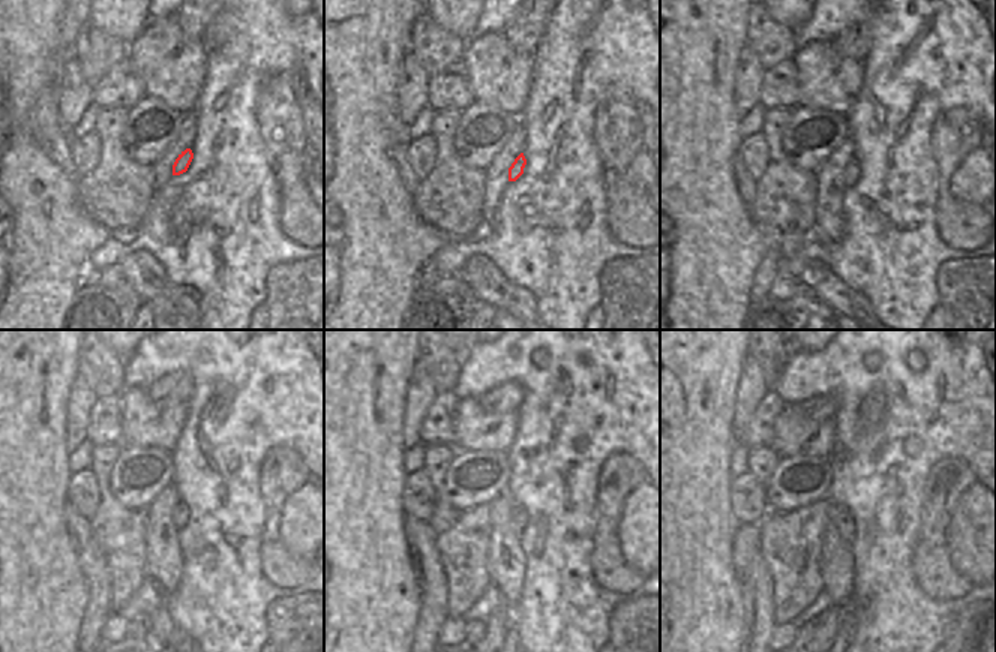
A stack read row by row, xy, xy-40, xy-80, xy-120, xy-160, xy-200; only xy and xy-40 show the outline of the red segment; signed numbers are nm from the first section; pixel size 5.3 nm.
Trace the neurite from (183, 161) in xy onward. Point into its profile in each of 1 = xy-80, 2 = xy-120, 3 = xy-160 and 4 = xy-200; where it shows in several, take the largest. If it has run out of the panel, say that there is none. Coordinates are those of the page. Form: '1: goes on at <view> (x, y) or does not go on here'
1: goes on at xy-80 (852, 170)
2: goes on at xy-120 (180, 513)
3: goes on at xy-160 (518, 514)
4: goes on at xy-200 (839, 516)

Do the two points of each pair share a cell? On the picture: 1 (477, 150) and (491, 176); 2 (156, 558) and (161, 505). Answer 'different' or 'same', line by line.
1: different
2: same

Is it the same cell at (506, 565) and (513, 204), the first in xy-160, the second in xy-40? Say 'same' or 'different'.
different

